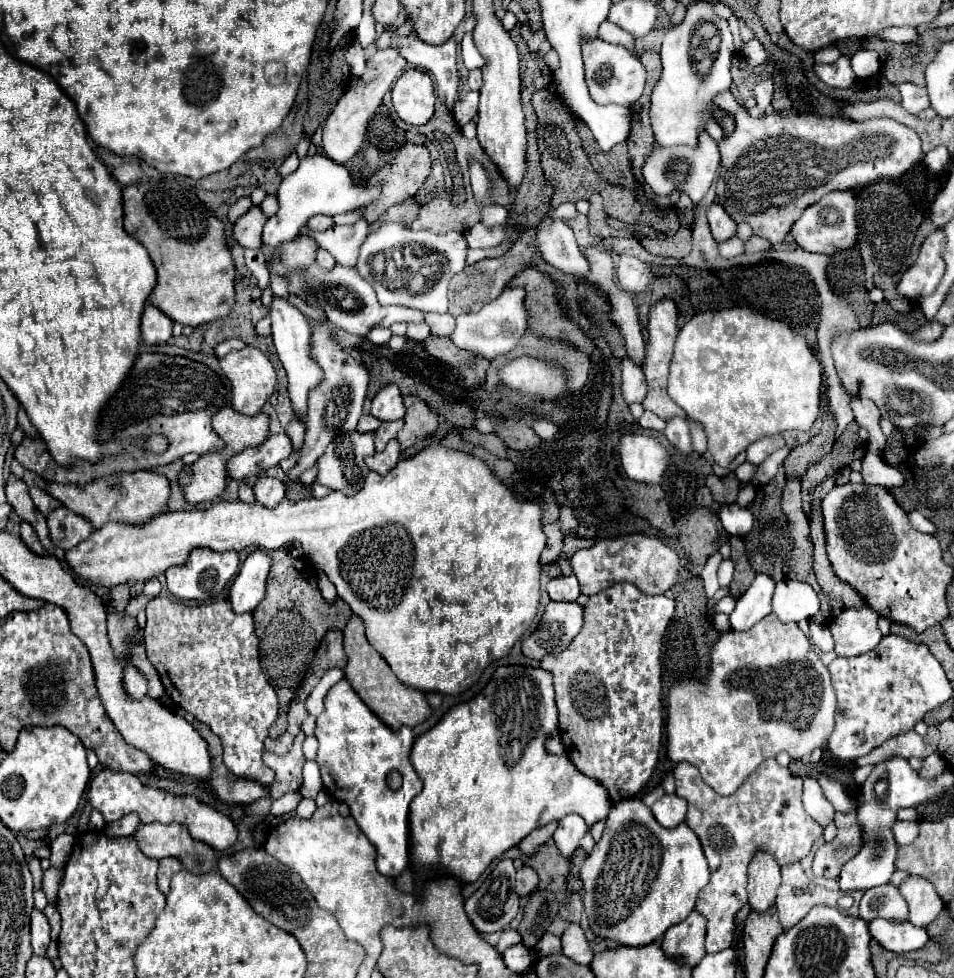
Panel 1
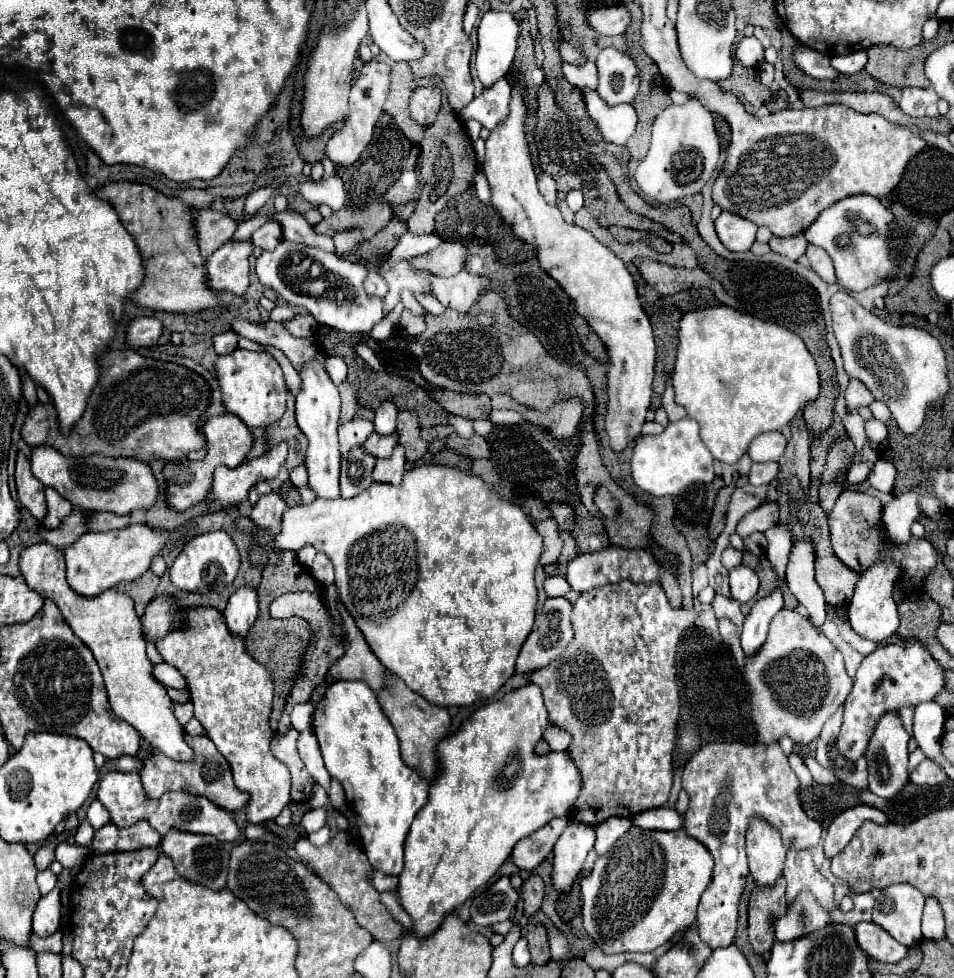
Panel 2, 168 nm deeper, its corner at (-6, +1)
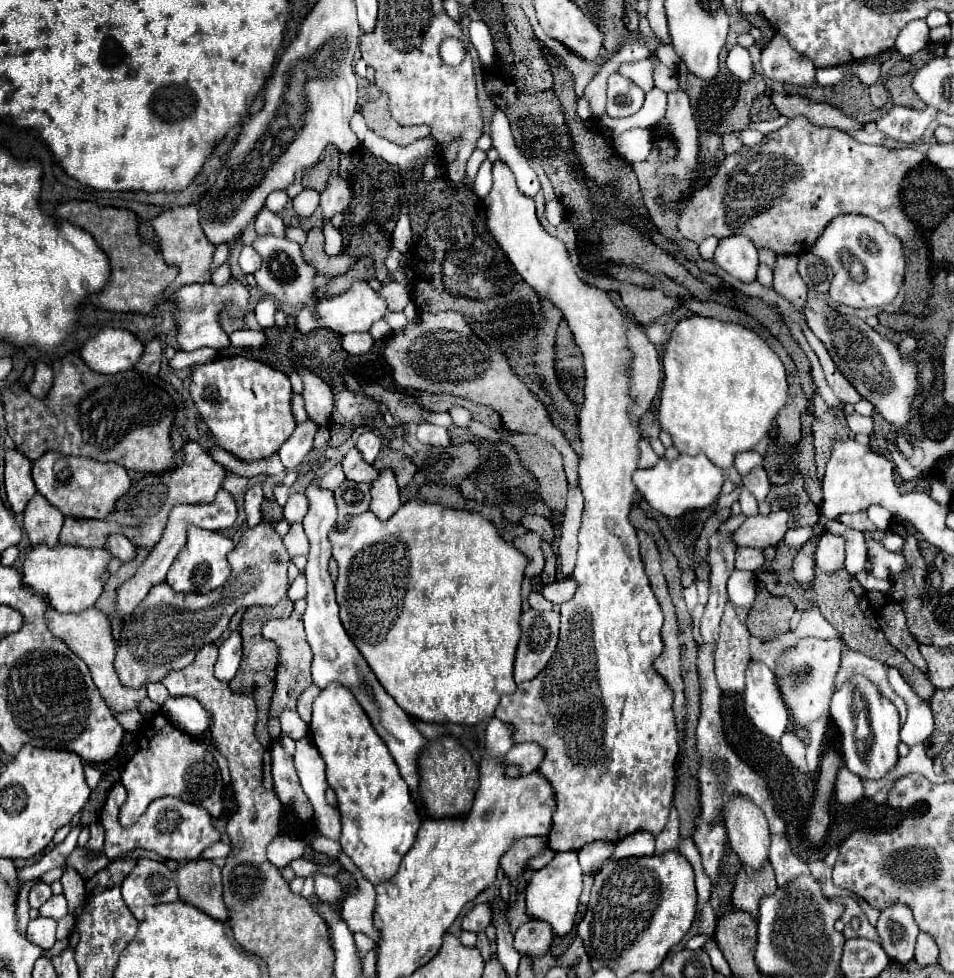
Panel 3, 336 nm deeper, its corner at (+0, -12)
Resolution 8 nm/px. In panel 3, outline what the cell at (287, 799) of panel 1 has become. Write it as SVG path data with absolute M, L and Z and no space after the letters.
M285 834L273 838L273 842L267 846L267 860L277 868L289 866L293 860L301 858L303 854L305 854L305 842L293 840Z

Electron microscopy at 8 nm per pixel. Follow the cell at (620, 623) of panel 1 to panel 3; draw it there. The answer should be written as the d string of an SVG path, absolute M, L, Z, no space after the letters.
M505 162L493 164L493 188L485 198L485 210L487 226L497 244L523 280L537 292L549 294L549 298L559 306L585 358L585 402L579 410L579 436L583 446L583 454L579 456L579 486L585 496L585 510L579 530L579 554L573 570L577 592L569 602L561 604L561 634L553 658L537 678L521 682L513 694L505 694L495 716L511 726L515 744L535 742L543 748L545 756L537 770L553 786L557 804L551 832L547 836L551 850L579 850L595 840L619 842L639 830L659 836L669 820L679 746L671 710L673 694L665 678L653 668L653 660L663 650L663 614L643 570L637 532L629 520L637 492L631 476L637 470L637 442L641 436L639 424L629 418L627 408L631 404L631 354L627 350L623 314L611 302L607 292L583 284L577 278L565 244L543 230L533 200L517 190L513 172Z

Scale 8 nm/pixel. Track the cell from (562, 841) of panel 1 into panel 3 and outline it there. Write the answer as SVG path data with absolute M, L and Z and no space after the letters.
M557 852L555 858L545 868L533 872L527 884L527 892L525 892L527 916L531 920L545 920L559 938L567 936L573 928L577 906L579 906L579 896L583 892L581 876L583 872L577 860L577 852Z

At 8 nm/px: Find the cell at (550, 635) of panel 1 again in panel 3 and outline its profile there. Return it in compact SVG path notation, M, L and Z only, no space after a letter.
M527 610L521 614L521 640L515 658L515 682L533 680L551 660L559 638L559 612Z

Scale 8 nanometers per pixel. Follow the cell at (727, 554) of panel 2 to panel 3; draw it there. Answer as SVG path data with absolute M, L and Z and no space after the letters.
M787 510L771 512L767 516L757 514L747 518L733 534L733 538L738 546L761 548L761 550L773 548L781 542L781 538L789 530L787 522L789 522Z

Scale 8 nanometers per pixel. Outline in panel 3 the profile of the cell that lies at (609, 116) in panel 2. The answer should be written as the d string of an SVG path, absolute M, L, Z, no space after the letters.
M633 128L629 132L625 132L623 136L619 136L617 140L617 152L621 154L621 158L625 158L627 162L641 162L649 156L651 148L653 148L653 140L655 140L655 132L651 128Z

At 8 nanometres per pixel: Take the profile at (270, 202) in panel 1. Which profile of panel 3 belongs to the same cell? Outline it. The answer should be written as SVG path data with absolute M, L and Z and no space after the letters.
M223 264L221 268L217 268L211 274L211 284L215 284L215 286L225 286L229 280L231 280L231 270L227 268L227 264Z

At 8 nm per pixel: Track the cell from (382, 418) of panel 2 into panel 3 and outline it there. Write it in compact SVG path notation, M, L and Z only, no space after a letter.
M365 432L365 434L361 434L357 438L355 448L361 452L361 456L365 458L365 462L373 464L375 458L377 458L377 454L379 454L379 450L381 450L381 440L379 440L379 436L375 432Z

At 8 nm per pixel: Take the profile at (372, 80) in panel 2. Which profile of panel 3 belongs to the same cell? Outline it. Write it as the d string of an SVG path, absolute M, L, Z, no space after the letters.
M335 174L333 178L329 178L327 190L321 194L321 218L331 220L335 214L347 208L349 200L351 200L351 190L347 182L339 174Z

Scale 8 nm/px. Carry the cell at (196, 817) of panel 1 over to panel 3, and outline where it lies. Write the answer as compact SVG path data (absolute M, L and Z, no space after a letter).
M117 782L109 790L107 802L101 810L101 824L105 828L105 856L111 862L137 848L157 852L159 856L171 858L177 862L189 862L189 860L197 860L207 846L219 842L219 832L213 828L211 816L201 806L177 800L173 796L163 796L163 798L153 800L149 808L145 810L143 818L139 818L131 828L123 828L119 826L117 816L119 816L119 808L125 802L125 798L127 798L125 786Z

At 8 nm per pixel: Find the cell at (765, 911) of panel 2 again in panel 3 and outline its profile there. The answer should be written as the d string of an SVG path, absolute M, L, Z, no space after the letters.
M769 862L761 870L749 870L747 866L741 866L733 880L733 904L739 910L749 912L751 916L757 916L759 912L759 900L767 894L773 894L777 890L775 874Z

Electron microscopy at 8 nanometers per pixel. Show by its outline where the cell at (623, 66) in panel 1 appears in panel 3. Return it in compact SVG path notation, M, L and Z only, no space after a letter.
M613 74L607 86L607 114L611 118L633 116L643 106L645 92L631 80Z

